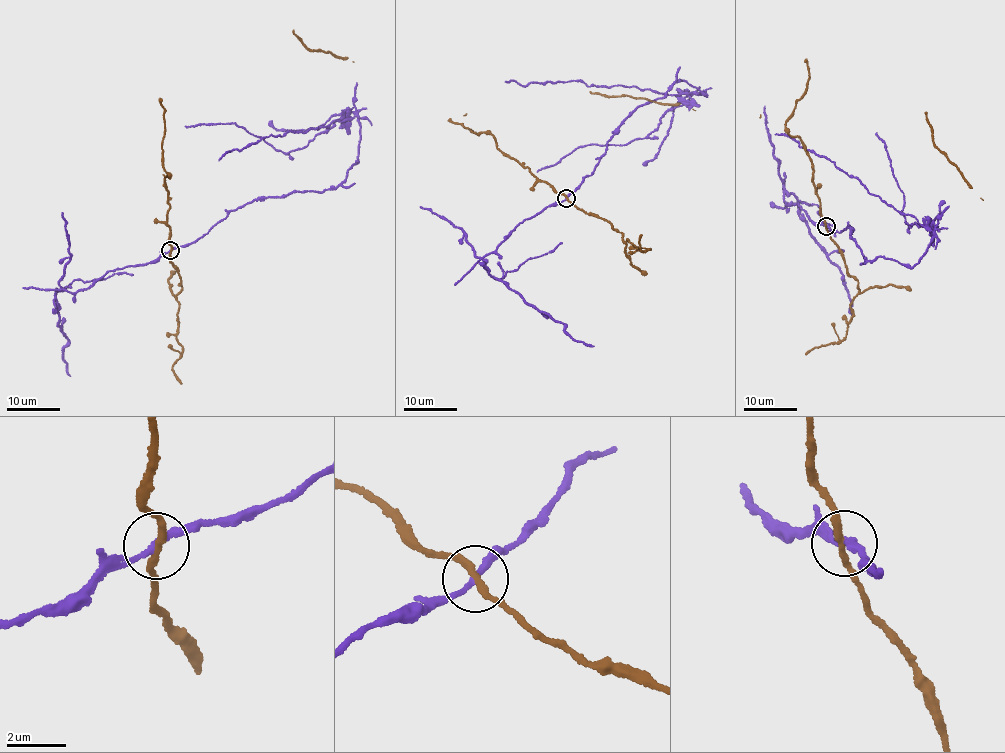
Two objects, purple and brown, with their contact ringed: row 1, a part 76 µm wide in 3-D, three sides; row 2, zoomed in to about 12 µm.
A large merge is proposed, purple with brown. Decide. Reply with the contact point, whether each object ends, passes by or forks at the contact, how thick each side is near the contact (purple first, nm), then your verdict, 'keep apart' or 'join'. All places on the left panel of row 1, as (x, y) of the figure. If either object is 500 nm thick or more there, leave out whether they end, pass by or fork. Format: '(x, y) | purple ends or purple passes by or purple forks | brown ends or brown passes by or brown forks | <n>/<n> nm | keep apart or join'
(170, 250) | purple passes by | brown passes by | 200/220 nm | keep apart

